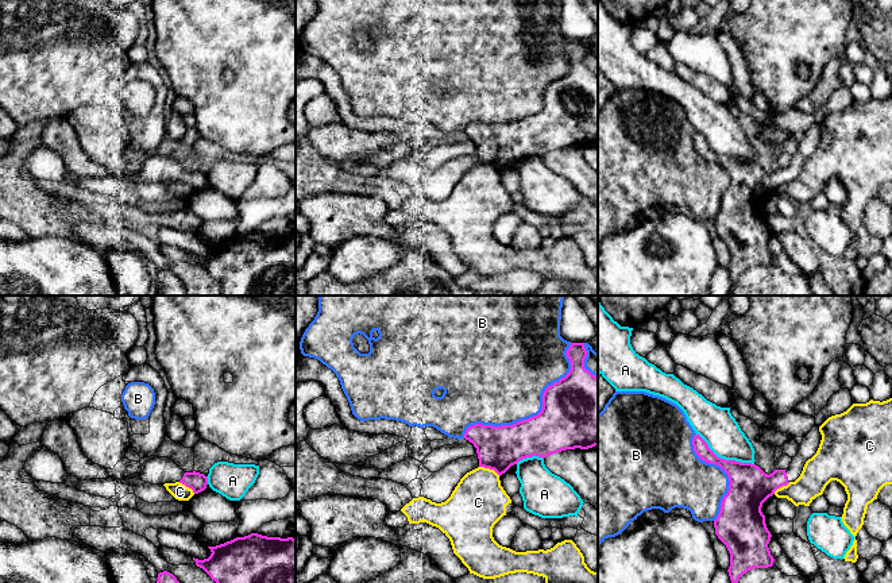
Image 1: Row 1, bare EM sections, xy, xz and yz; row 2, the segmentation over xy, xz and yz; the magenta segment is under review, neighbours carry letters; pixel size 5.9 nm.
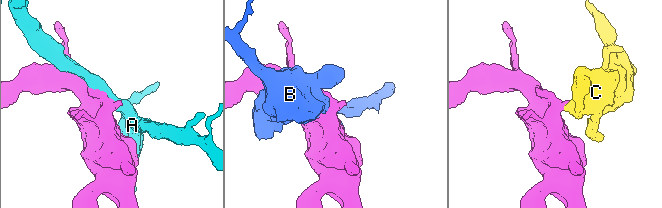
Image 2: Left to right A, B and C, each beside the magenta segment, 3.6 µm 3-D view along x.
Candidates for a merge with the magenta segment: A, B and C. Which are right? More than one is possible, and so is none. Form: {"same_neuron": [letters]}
{"same_neuron": []}

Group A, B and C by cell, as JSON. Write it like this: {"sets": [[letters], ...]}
{"sets": [["A"], ["B"], ["C"]]}

